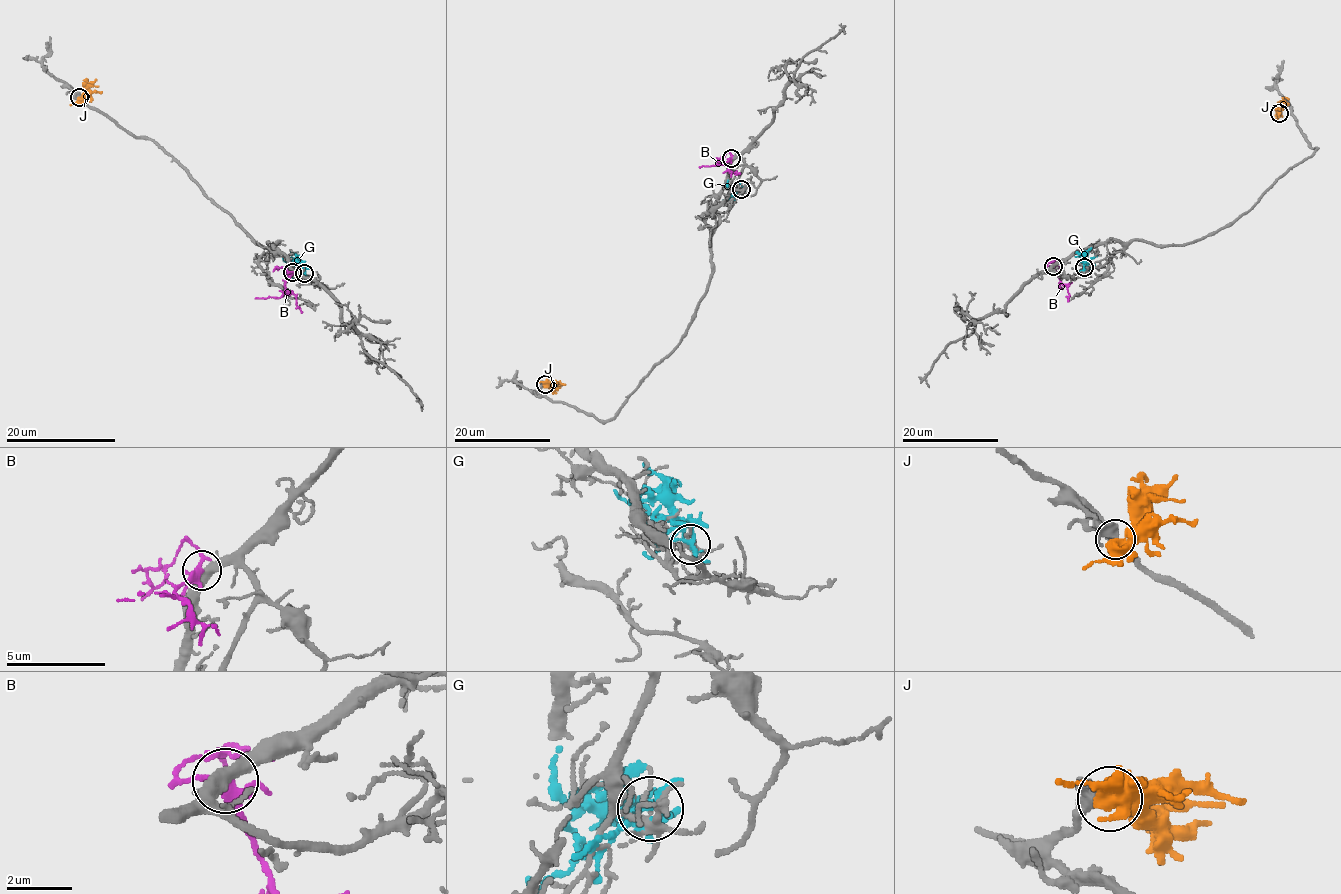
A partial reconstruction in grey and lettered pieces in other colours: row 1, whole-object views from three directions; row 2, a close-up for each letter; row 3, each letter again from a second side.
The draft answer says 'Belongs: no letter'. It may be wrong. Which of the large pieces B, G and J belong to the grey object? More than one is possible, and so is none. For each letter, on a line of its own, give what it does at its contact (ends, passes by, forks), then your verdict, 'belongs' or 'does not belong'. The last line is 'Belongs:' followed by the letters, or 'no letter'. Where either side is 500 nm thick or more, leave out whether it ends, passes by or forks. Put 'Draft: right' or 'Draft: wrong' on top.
Draft: wrong
B: it forks; belongs
G: it forks; does not belong
J: it forks; does not belong
Belongs: B

